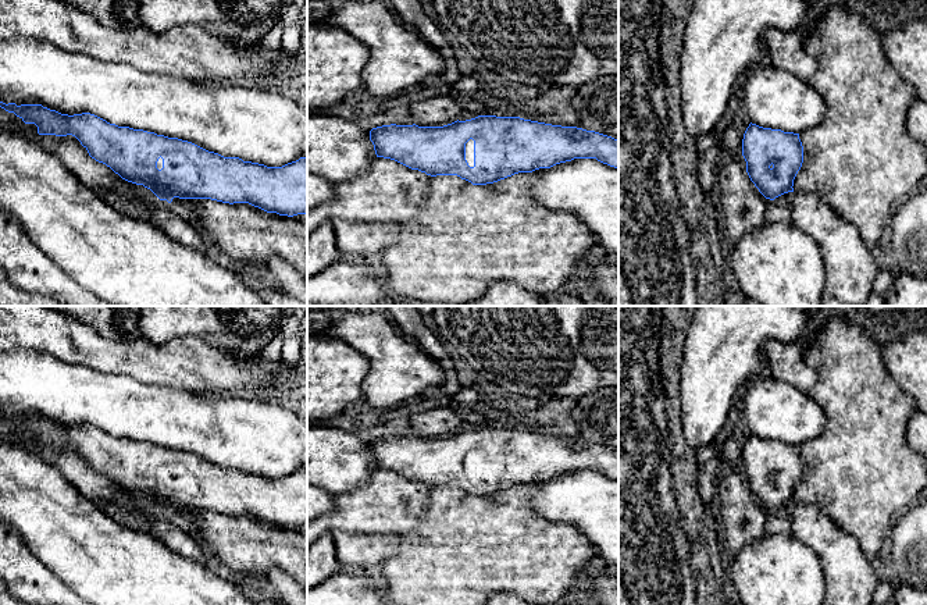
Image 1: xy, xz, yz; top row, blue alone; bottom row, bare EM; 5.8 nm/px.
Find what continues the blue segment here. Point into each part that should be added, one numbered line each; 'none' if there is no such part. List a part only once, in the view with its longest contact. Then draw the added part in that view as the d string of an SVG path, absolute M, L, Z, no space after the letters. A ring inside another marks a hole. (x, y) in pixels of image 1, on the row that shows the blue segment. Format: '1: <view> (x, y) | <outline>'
1: xz (470, 145) | M470 139L466 143L466 160L470 167L474 167L474 140L473 139Z

